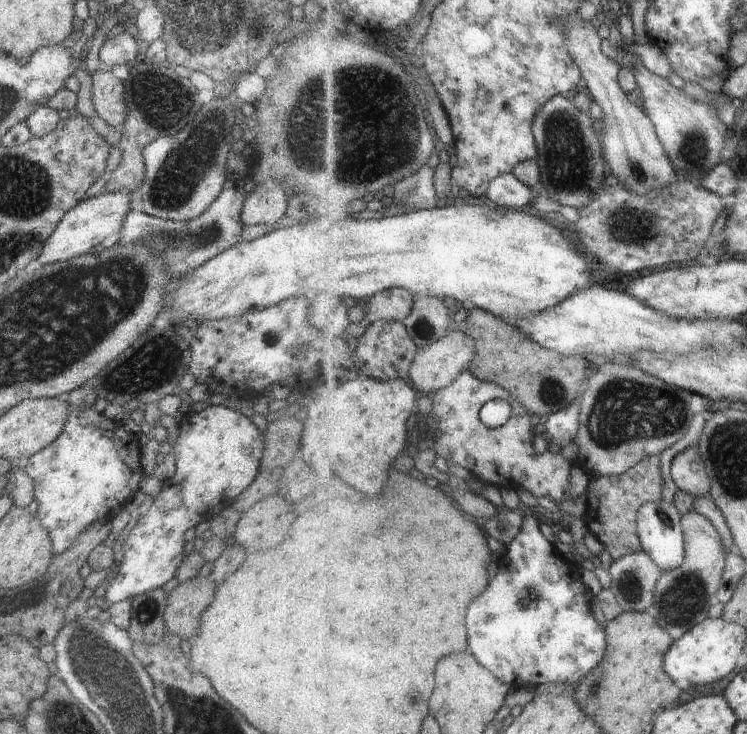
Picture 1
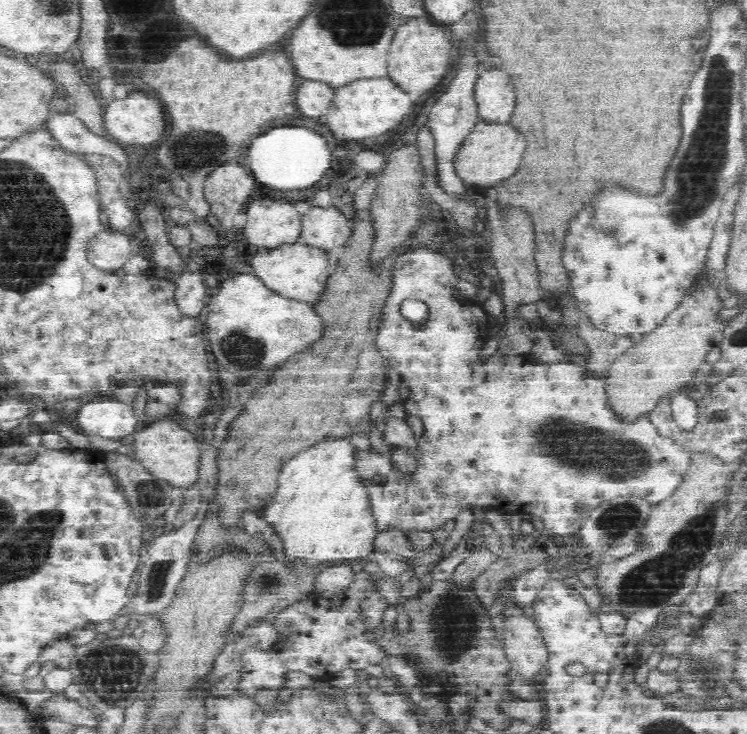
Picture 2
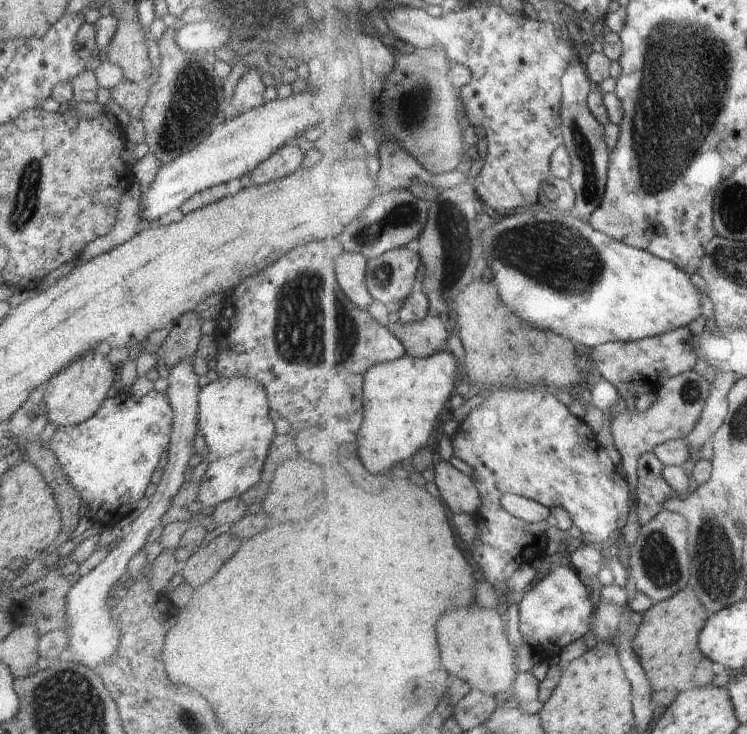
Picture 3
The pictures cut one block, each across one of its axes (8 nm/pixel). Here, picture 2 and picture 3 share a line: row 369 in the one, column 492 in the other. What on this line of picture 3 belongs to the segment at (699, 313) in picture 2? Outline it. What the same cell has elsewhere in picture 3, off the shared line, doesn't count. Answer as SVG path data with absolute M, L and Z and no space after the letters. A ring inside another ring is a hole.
M478 608L448 612L438 624L438 634L446 668L468 680L472 688L480 688L482 692L494 694L500 699L511 696L514 682L518 678L516 650L508 638L506 622L498 614L498 610Z

